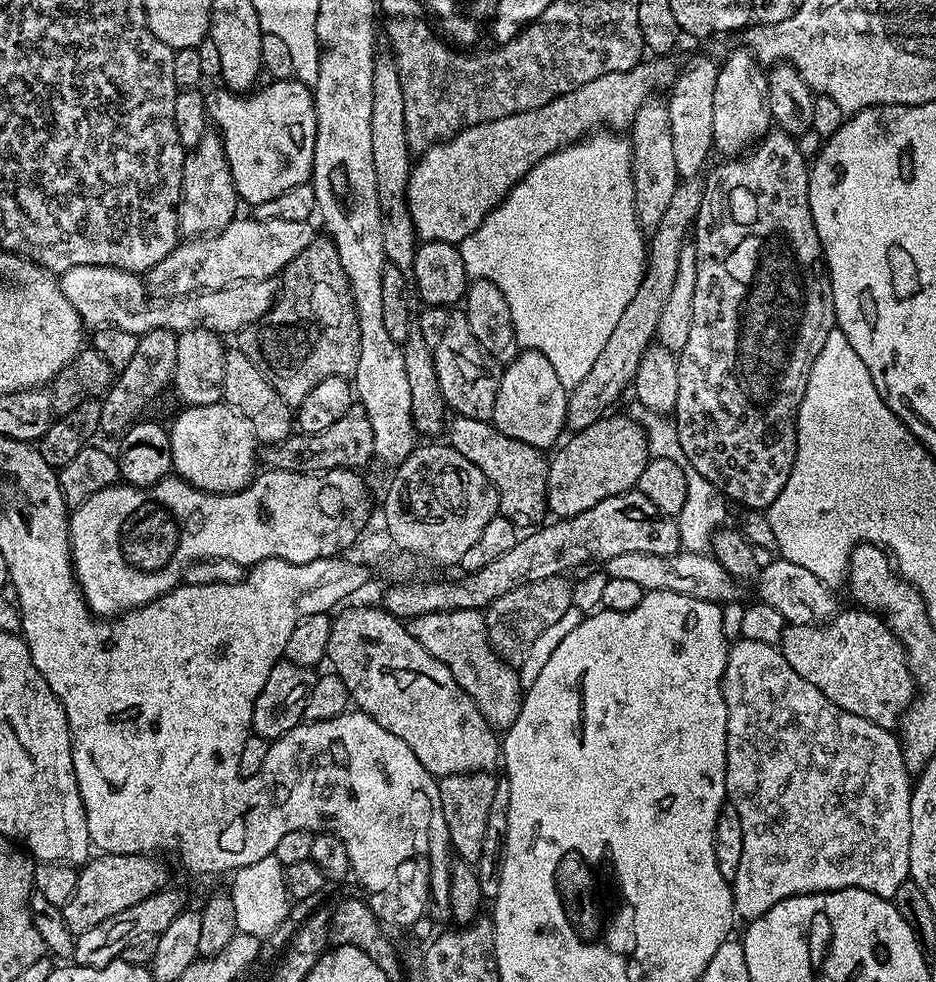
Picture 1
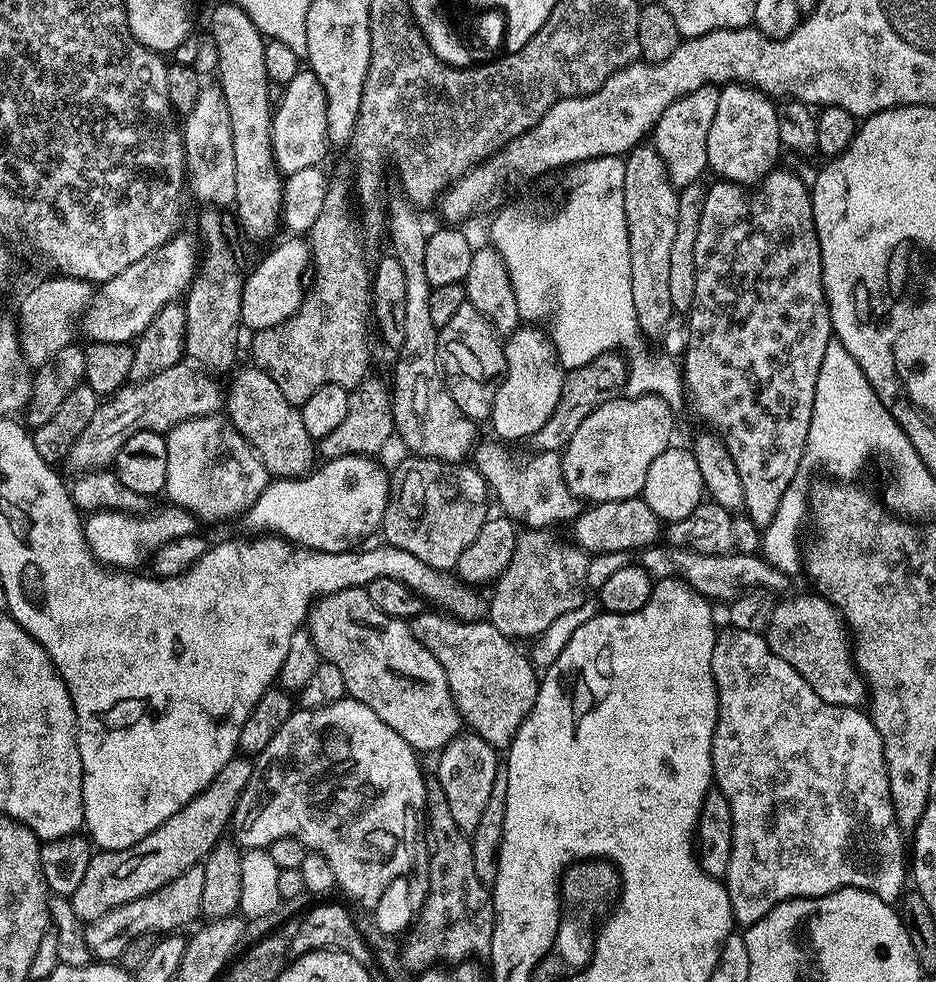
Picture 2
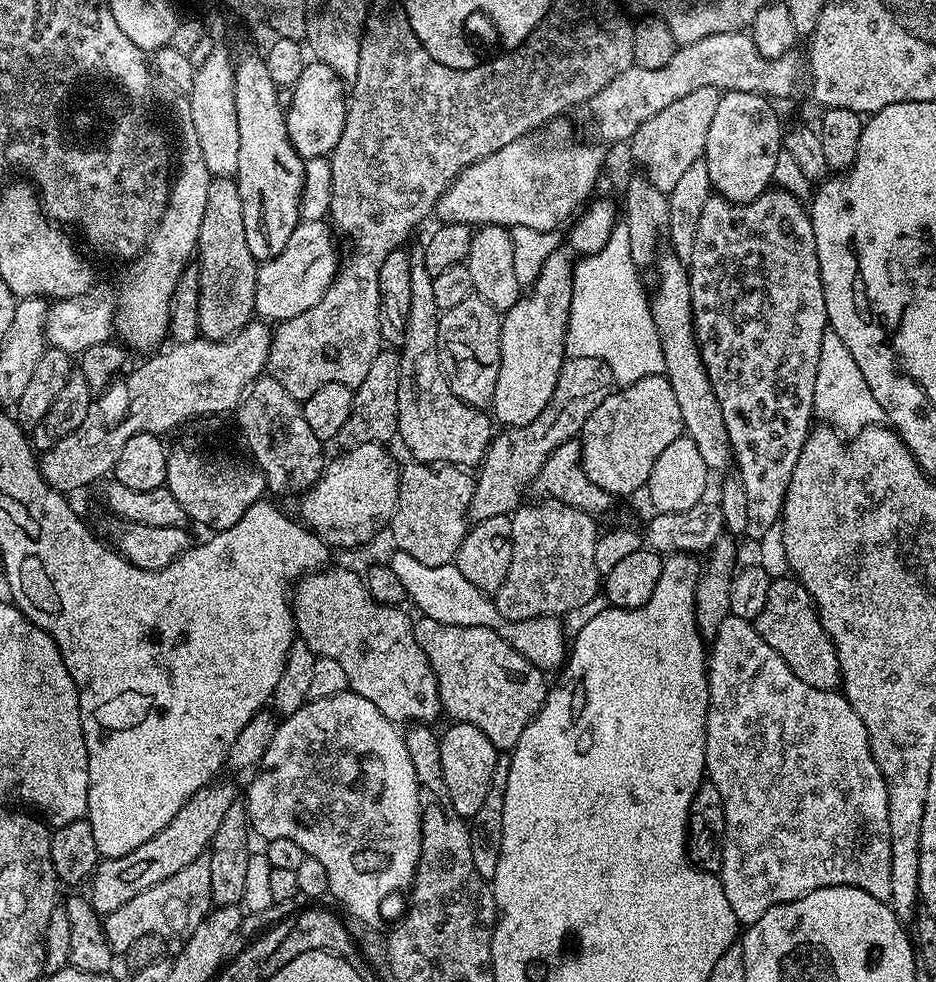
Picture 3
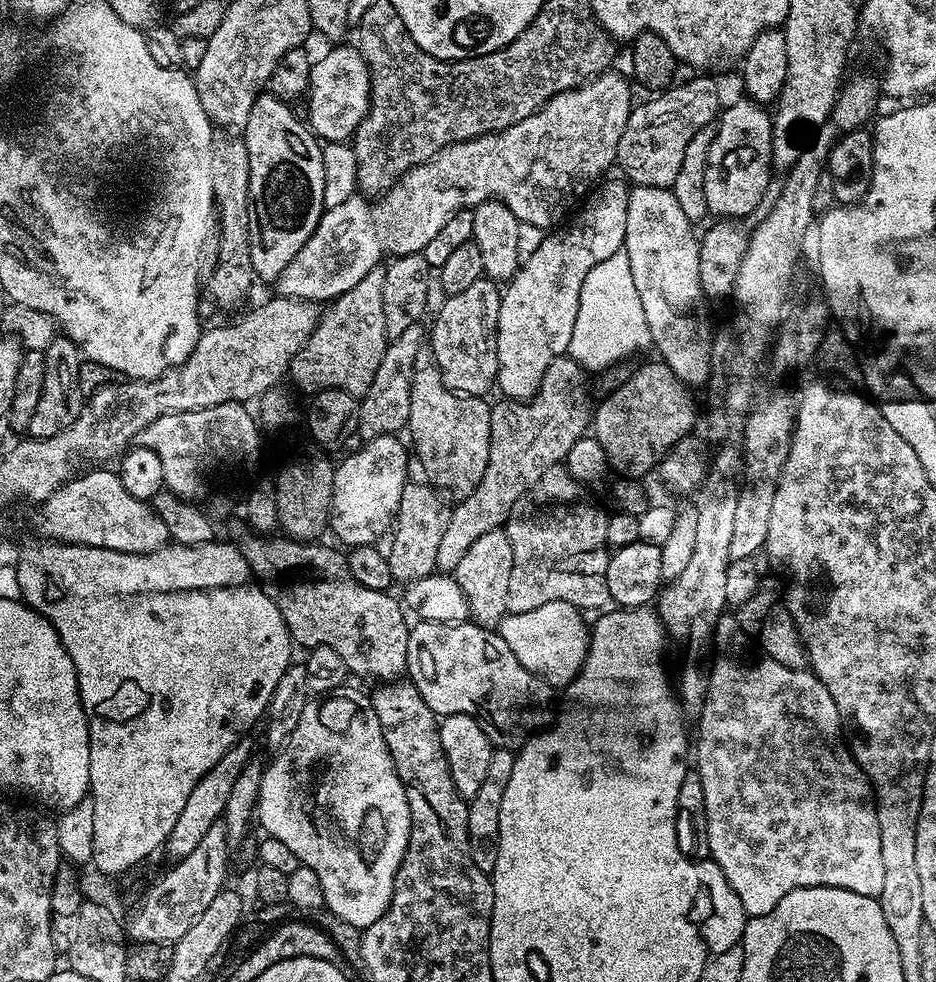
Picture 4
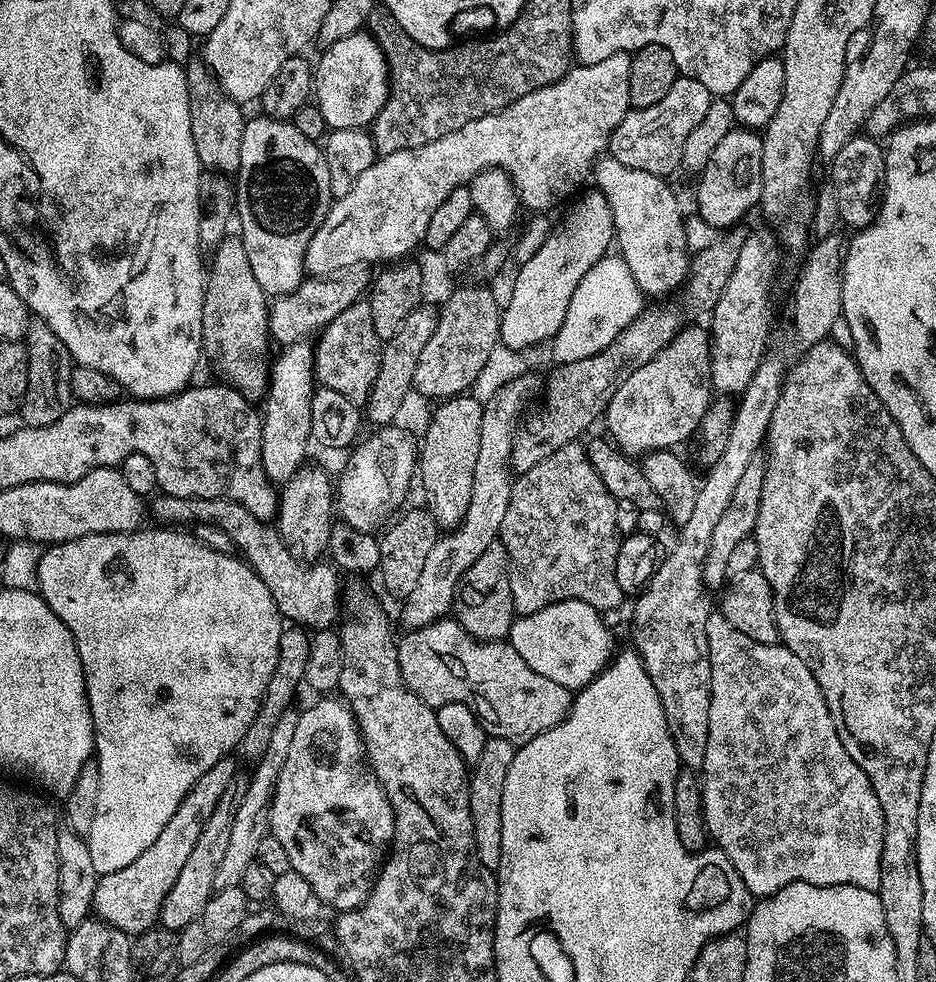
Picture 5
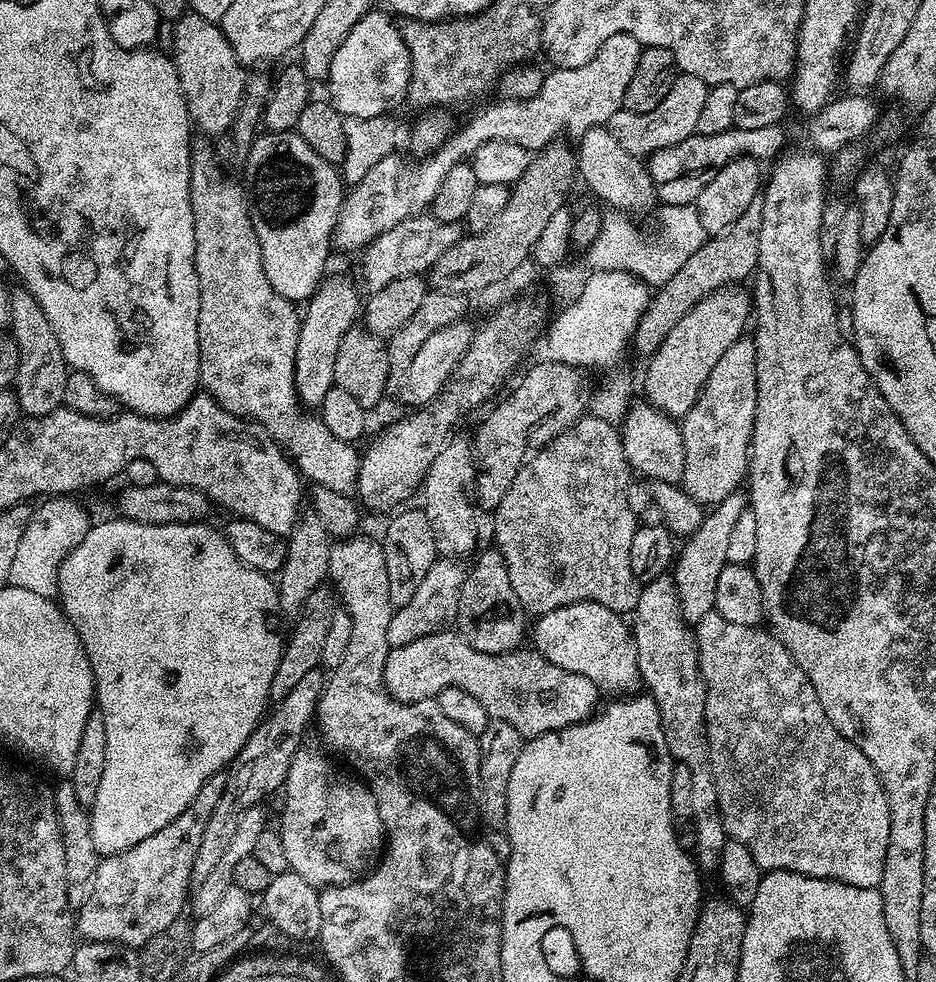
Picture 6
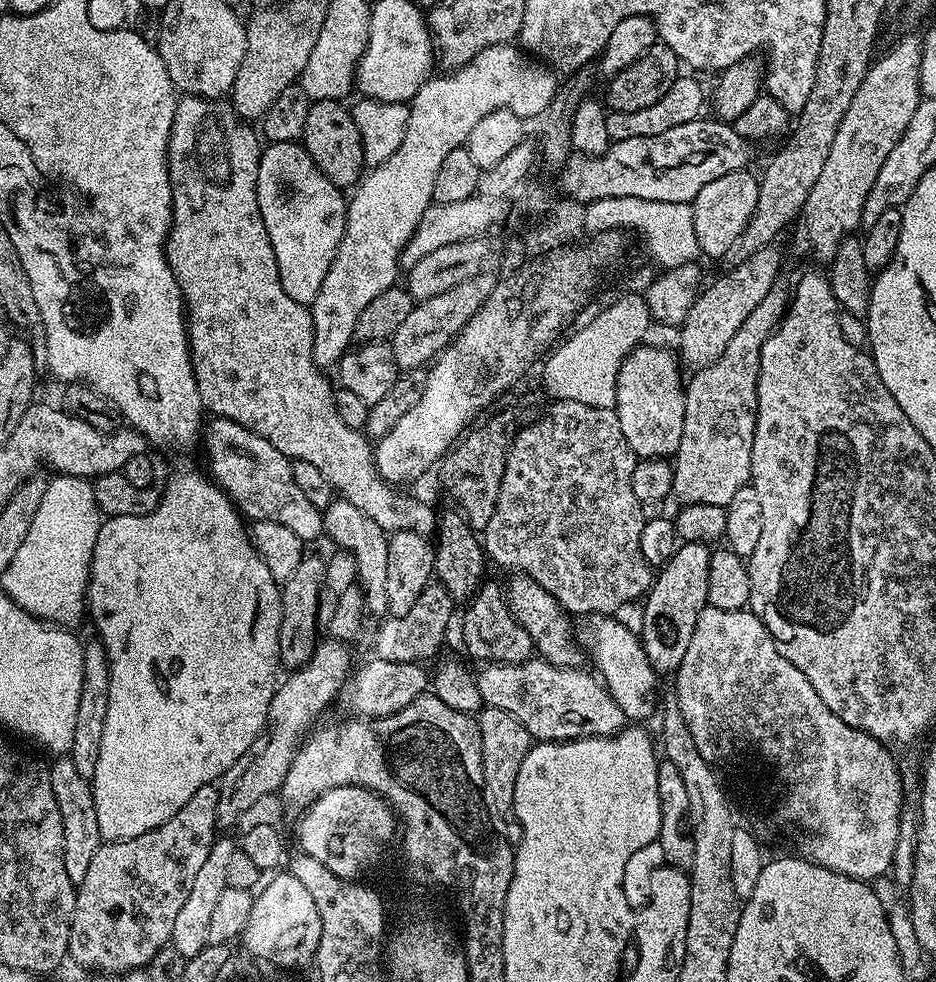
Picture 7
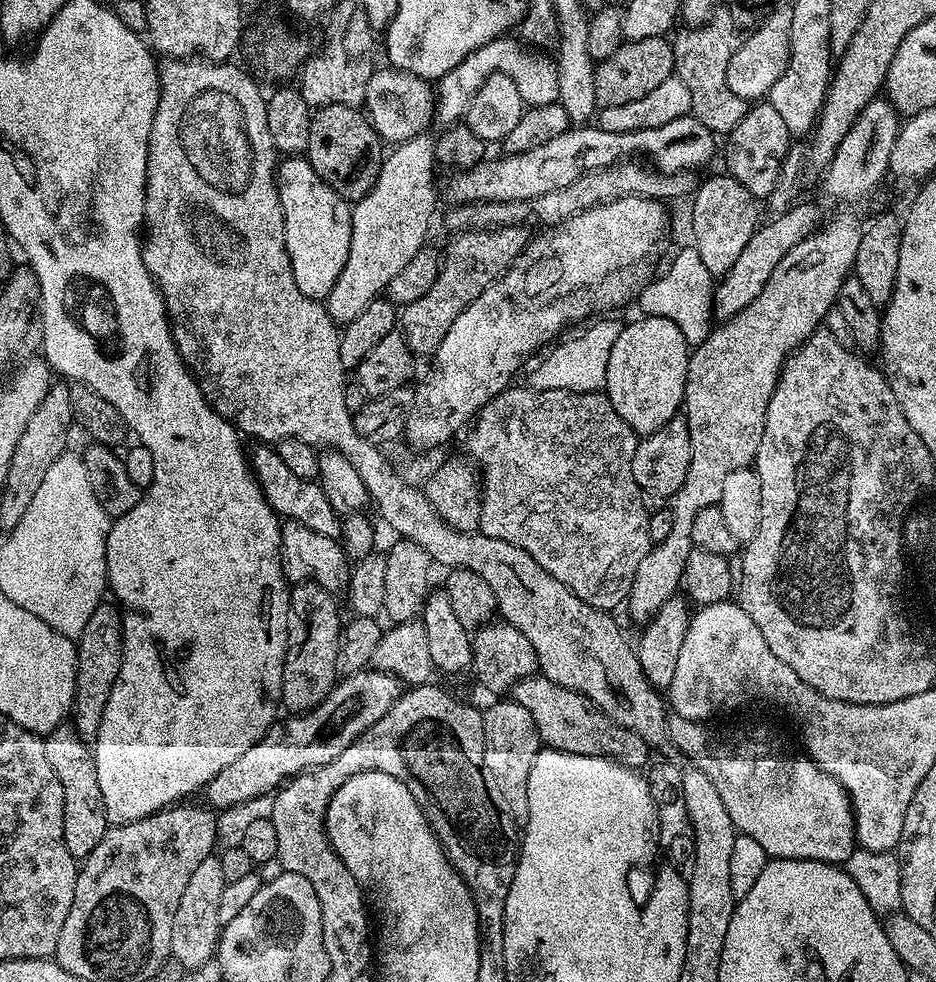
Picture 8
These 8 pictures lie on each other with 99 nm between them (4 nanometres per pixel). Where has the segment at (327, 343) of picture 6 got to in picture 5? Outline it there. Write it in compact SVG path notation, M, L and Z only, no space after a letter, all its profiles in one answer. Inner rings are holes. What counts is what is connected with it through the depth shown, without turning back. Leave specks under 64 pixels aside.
M311 341L287 345L271 365L269 385L263 397L261 423L263 438L260 441L263 469L274 484L283 484L303 467L303 458L311 441L312 423L310 408L313 406L315 383L315 351Z

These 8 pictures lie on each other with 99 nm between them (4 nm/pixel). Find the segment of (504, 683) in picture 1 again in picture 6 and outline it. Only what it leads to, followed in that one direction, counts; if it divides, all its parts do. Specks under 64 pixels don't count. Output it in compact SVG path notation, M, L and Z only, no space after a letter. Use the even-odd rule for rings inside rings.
M456 630L435 632L426 638L418 638L418 642L410 642L406 646L397 648L389 647L387 651L388 656L383 657L384 689L394 699L409 704L419 700L431 700L447 688L466 690L466 694L474 694L474 698L478 698L478 702L486 706L488 717L510 722L510 726L514 726L514 730L518 730L525 738L541 736L547 732L557 732L571 724L581 724L583 720L589 719L597 711L601 703L602 692L590 678L556 666L539 652L517 650L502 654L486 654L482 650L474 650L474 646L470 646L470 642L466 642Z

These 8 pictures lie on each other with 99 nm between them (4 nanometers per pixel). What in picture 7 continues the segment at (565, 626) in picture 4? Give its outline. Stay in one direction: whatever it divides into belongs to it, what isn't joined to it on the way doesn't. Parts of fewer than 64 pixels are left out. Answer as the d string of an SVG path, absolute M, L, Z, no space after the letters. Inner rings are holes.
M591 613L578 628L581 647L588 652L596 666L595 671L608 692L621 707L625 719L632 722L646 722L653 716L658 704L658 674L650 666L639 635L617 617L607 613Z

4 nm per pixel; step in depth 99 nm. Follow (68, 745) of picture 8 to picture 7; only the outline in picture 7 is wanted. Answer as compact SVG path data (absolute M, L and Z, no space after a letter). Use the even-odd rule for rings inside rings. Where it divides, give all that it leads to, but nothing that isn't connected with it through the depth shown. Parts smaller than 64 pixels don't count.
M56 758L48 768L50 786L54 790L54 798L58 802L58 814L62 814L62 862L66 862L66 874L70 874L70 882L77 886L86 878L86 870L90 870L90 862L101 846L98 830L98 810L94 810L94 794L89 780L78 774L71 758Z

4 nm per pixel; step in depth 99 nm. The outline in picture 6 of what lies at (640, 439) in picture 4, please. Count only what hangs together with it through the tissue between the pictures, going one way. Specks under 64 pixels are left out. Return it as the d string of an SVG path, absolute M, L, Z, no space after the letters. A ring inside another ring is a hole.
M744 286L715 288L710 295L701 298L680 319L678 326L674 326L674 330L670 330L670 334L666 334L662 346L658 346L658 350L653 352L647 361L648 369L644 372L644 392L648 395L645 396L647 403L653 404L659 412L664 412L668 416L683 418L694 406L694 402L698 402L700 391L706 386L706 382L710 378L710 370L714 370L718 358L722 358L722 354L726 354L726 350L730 350L733 342L745 335L744 323L747 320L749 323L753 312L752 297L749 289L744 289Z

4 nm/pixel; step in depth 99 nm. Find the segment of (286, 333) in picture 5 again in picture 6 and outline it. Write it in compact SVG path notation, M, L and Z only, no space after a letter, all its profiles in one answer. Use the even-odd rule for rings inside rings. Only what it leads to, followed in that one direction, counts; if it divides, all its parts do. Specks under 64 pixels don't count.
M430 214L411 216L398 226L394 226L389 232L383 232L378 238L374 238L367 248L363 249L364 261L360 264L360 276L368 287L369 293L382 290L394 278L410 278L411 276L424 276L454 246L459 242L462 228L459 223L439 220Z

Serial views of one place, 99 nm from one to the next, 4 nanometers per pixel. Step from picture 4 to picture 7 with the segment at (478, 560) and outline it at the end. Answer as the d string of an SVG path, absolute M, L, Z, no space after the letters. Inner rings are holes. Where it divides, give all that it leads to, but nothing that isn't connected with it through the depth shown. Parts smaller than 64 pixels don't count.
M485 583L476 589L476 595L467 601L464 612L464 644L474 659L484 664L520 664L533 655L530 634L514 618L508 608L503 587Z

